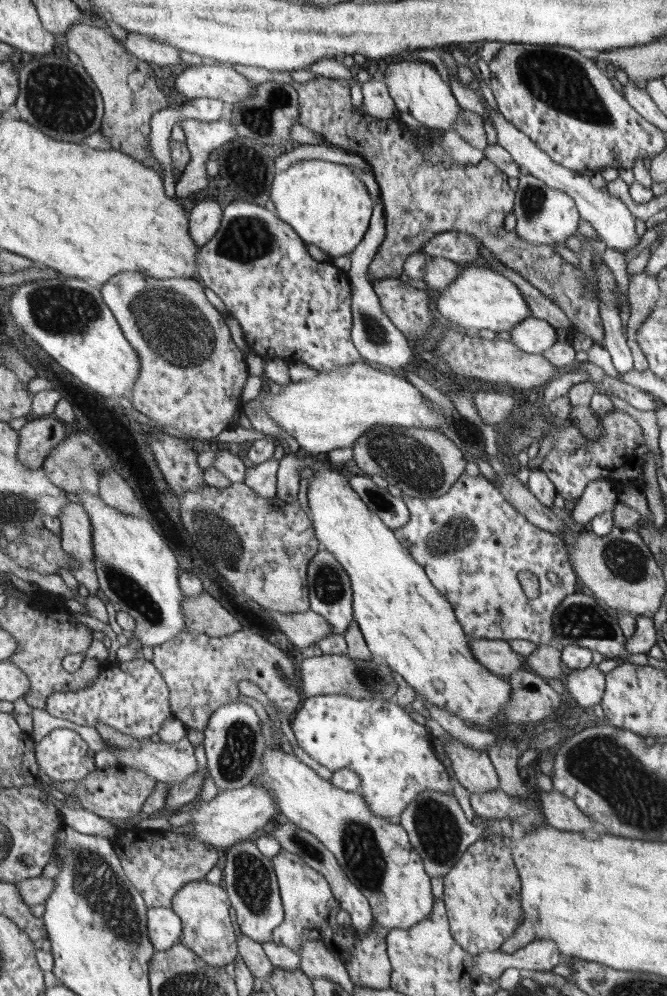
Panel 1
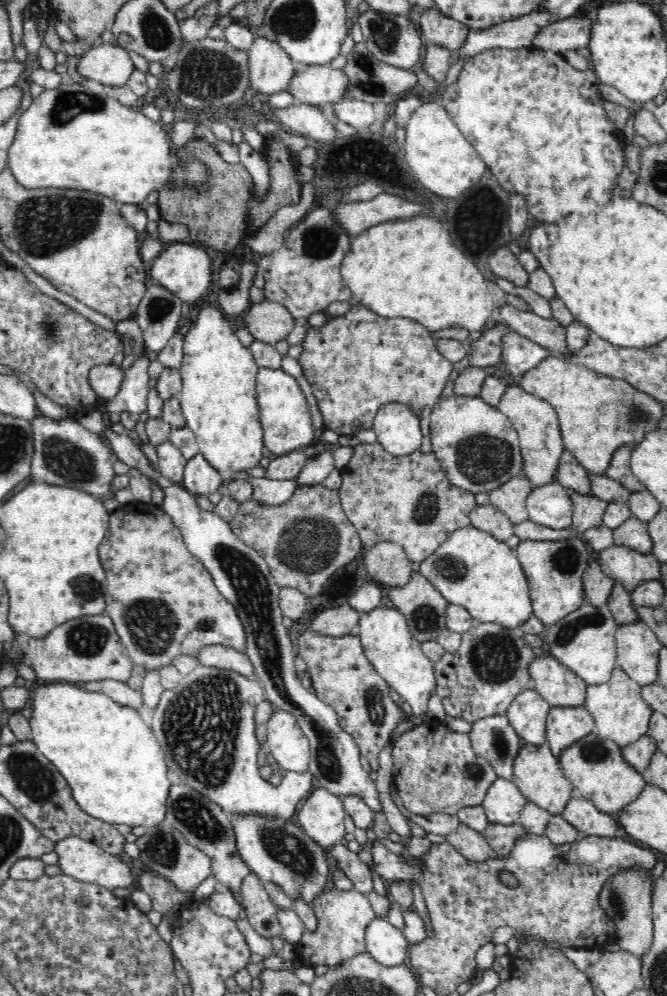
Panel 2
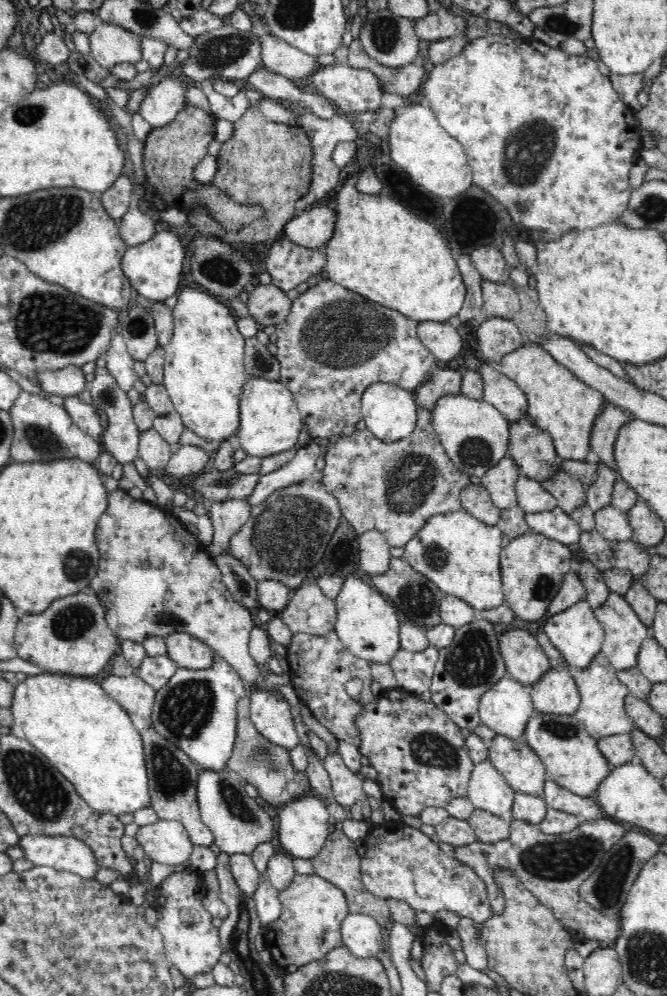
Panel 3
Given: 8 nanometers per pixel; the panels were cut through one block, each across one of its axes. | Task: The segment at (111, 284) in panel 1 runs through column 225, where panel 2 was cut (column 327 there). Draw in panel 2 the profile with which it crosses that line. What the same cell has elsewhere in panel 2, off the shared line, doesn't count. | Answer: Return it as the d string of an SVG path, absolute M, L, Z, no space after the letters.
M356 306L346 318L334 318L322 332L312 328L306 338L306 352L300 358L300 364L314 388L314 396L324 414L326 426L340 436L356 436L360 430L370 430L378 410L384 404L406 404L416 414L422 414L422 410L428 406L434 408L434 404L442 400L454 372L454 364L440 354L432 332L428 332L420 322L408 318L382 318L366 306Z

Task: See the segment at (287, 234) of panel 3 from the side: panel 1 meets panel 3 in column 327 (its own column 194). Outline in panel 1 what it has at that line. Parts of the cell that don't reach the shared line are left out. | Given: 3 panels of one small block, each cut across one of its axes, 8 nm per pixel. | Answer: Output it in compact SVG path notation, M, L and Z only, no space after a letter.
M199 202L189 210L189 236L197 246L207 244L221 226L223 206L217 202Z

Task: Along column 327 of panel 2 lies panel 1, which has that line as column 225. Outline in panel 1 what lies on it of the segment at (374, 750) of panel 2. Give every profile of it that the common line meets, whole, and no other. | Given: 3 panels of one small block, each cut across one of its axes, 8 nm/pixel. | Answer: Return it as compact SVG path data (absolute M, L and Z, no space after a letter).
M245 628L221 638L179 632L171 640L151 648L151 664L159 670L165 684L169 686L171 714L185 728L197 728L203 732L209 724L211 714L219 706L237 700L239 680L251 680L253 684L257 684L261 692L267 694L269 702L283 710L285 716L293 714L293 710L299 704L297 692L301 676L295 674L293 658L289 658L283 650L275 648L273 644L265 642L261 636Z

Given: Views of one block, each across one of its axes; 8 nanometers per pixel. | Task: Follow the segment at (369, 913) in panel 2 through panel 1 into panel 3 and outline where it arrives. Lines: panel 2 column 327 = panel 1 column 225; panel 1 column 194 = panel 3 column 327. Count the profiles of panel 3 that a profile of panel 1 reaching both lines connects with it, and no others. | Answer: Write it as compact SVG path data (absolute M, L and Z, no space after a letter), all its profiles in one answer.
M294 874L292 882L278 892L282 914L276 922L270 924L270 930L266 932L266 946L272 954L274 966L288 972L288 968L300 968L310 962L318 962L324 958L324 954L330 954L340 942L340 922L350 914L346 896L340 888L330 884L328 880L320 876L302 876Z

